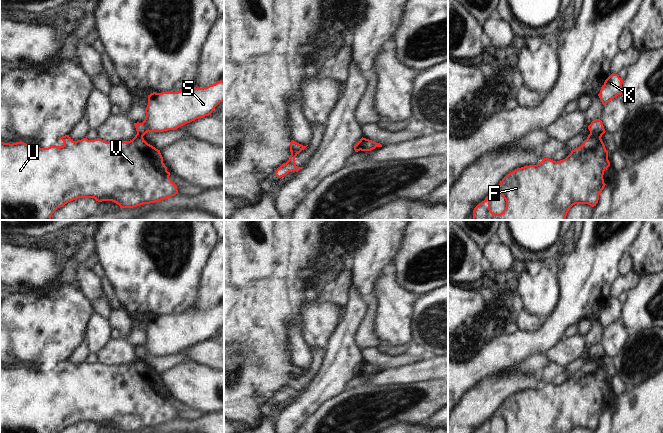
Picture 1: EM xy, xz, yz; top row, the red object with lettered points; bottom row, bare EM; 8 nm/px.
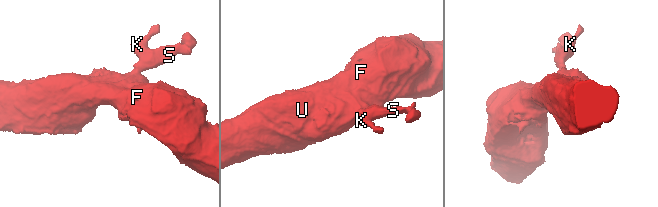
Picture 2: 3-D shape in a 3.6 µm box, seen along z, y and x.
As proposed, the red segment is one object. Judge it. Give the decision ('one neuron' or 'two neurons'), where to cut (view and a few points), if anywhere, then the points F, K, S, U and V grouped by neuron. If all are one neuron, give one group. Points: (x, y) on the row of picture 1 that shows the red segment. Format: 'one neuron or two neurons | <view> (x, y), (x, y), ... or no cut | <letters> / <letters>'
two neurons | xz (363, 138), (359, 149) | F U V / K S

